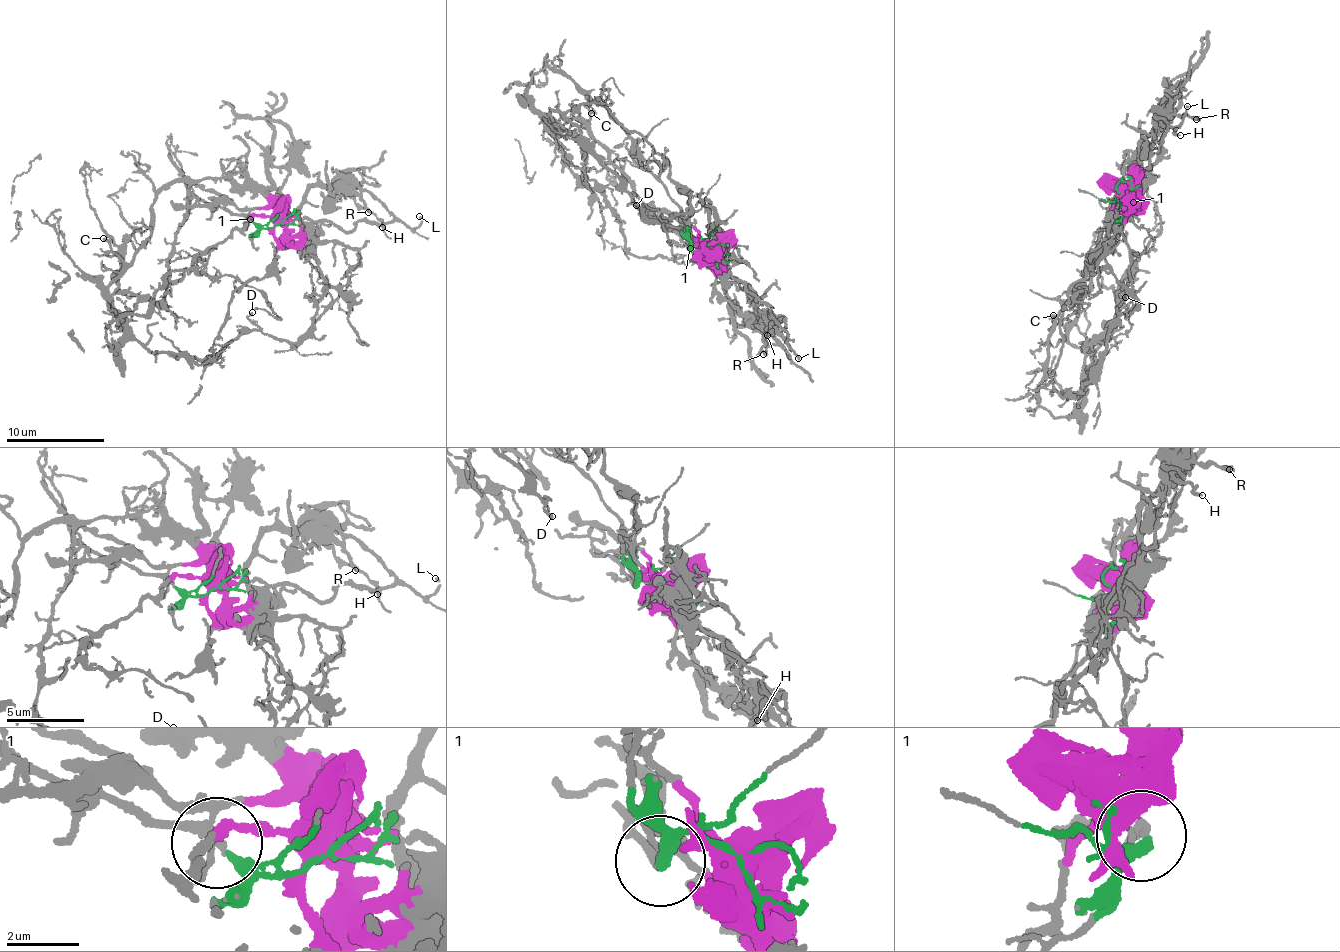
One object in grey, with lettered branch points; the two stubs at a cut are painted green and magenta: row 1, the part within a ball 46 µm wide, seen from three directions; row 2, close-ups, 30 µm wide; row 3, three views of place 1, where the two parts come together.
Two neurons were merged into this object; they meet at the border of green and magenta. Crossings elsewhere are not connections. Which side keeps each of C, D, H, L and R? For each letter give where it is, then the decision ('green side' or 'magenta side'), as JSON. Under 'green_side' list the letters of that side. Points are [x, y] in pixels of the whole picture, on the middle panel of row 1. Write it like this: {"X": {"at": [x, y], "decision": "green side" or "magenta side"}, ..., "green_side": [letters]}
{"C": {"at": [591, 113], "decision": "green side"}, "D": {"at": [636, 205], "decision": "green side"}, "H": {"at": [767, 335], "decision": "magenta side"}, "L": {"at": [798, 358], "decision": "magenta side"}, "R": {"at": [763, 354], "decision": "magenta side"}, "green_side": ["C", "D"]}

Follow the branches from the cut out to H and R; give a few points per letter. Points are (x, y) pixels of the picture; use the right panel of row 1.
H: (1125, 195), (1133, 194), (1132, 203), (1143, 185), (1140, 162), (1154, 143), (1161, 122), (1180, 136)
R: (1125, 195), (1133, 194), (1132, 203), (1133, 195), (1143, 185), (1140, 162), (1168, 118), (1188, 113), (1197, 119)

